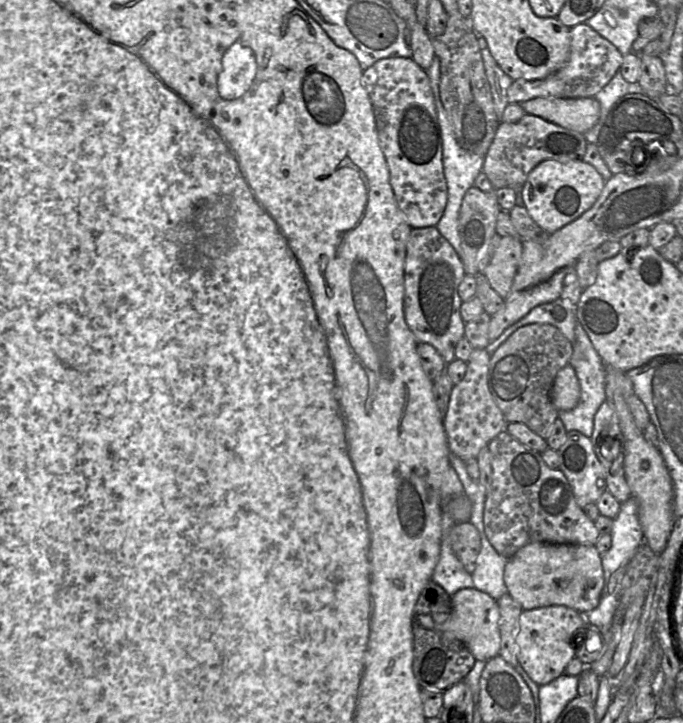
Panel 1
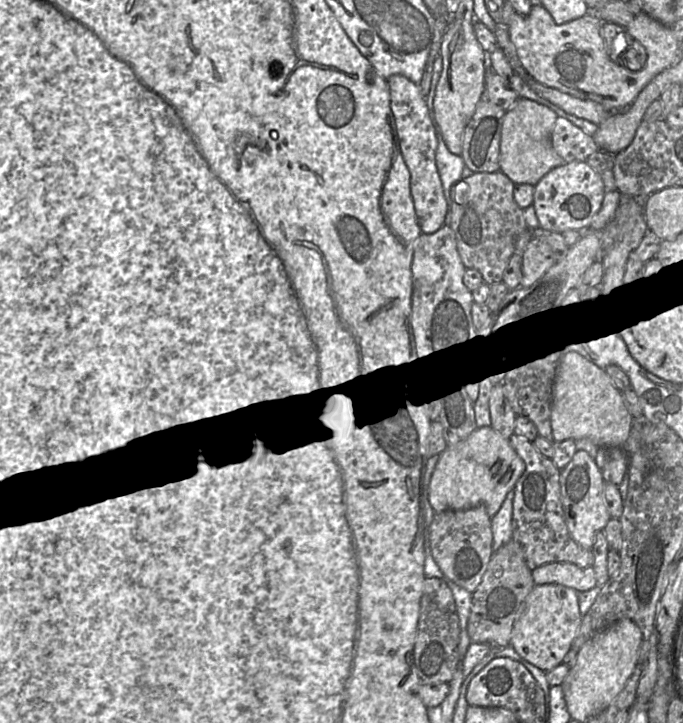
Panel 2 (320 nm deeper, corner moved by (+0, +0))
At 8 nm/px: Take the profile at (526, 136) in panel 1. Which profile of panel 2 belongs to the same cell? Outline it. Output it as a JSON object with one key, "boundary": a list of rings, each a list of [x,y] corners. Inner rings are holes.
{"boundary":[[[557,117],[552,134],[552,146],[565,163],[573,160],[586,161],[599,148],[593,136],[584,133],[564,117]]]}

